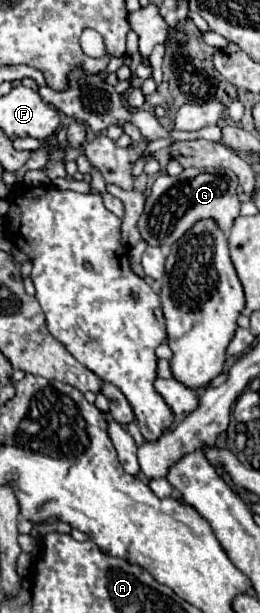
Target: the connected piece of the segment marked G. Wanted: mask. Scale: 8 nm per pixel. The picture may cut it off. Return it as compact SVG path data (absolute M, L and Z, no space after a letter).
M187 168L181 176L161 174L157 176L151 194L145 202L145 210L137 222L141 238L149 246L171 246L175 244L187 230L191 230L199 220L211 218L217 228L229 234L233 220L239 216L239 198L237 198L237 178L231 170L215 168L215 170L195 170Z

